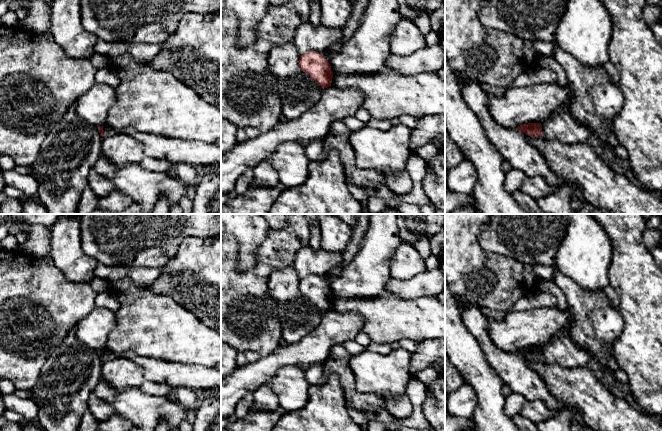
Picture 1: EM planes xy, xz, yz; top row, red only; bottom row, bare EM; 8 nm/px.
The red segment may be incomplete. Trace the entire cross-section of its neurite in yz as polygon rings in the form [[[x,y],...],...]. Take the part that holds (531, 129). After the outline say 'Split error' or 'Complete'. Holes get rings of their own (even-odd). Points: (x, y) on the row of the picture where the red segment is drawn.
[[[539,123],[523,124],[518,126],[516,129],[531,137],[543,136],[542,125]]]. Complete

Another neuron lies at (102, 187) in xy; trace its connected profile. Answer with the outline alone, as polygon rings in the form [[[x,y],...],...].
[[[91,170],[88,175],[88,185],[100,198],[108,196],[115,190],[113,183],[109,179],[100,176],[94,170]]]

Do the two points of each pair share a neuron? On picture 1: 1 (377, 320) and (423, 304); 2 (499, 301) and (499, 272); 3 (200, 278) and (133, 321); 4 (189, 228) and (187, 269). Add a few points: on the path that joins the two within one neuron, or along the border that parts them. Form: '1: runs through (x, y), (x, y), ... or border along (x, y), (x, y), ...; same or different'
1: runs through (388, 319), (409, 318), (412, 315); same
2: runs through (499, 294), (499, 279); same
3: border along (150, 286), (156, 293), (170, 296), (190, 311); different
4: border along (210, 236), (186, 237), (174, 255); different

